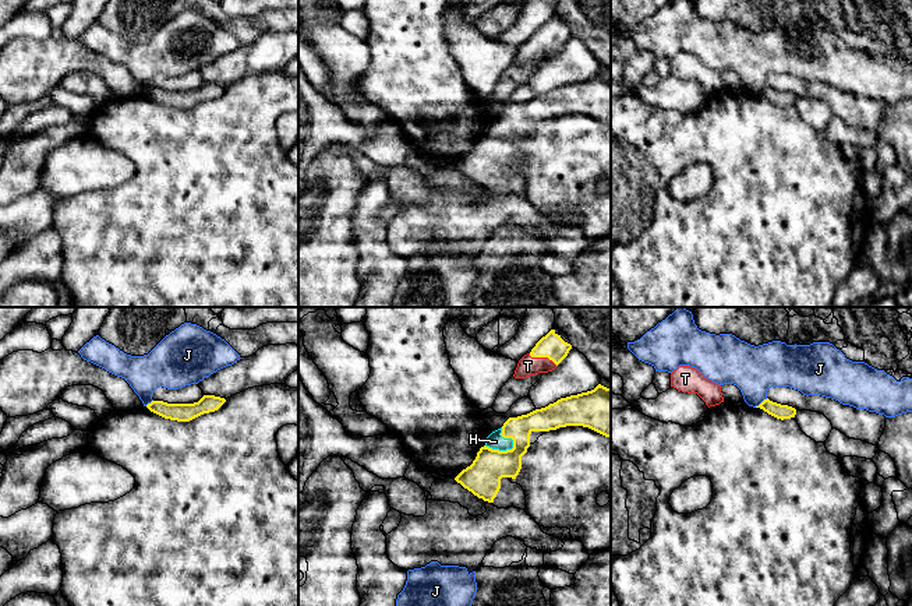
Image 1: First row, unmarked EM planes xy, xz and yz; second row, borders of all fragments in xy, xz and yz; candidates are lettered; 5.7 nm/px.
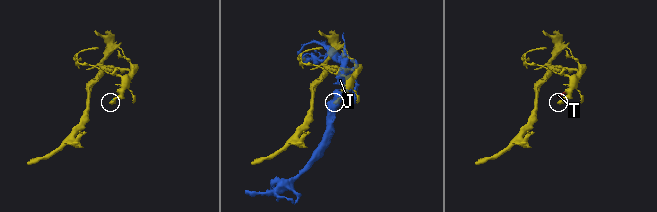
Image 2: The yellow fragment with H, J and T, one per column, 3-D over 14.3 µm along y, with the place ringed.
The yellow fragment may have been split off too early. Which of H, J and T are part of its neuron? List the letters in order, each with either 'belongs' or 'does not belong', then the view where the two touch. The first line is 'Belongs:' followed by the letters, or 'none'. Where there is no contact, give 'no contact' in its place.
Belongs: H, T
H: belongs; meets yellow in xz
J: does not belong; meets yellow in yz
T: belongs; meets yellow in xz

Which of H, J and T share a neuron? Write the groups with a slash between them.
H T / J

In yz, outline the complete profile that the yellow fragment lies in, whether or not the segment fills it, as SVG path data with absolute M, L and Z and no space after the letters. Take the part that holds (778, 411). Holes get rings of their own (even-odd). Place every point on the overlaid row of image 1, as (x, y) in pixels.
M768 398L764 399L756 408L763 409L768 415L771 415L771 416L774 416L777 419L781 419L781 420L795 417L795 415L796 415L796 409L795 408L788 406L788 405L781 405L781 404L777 404L777 402L773 402Z

